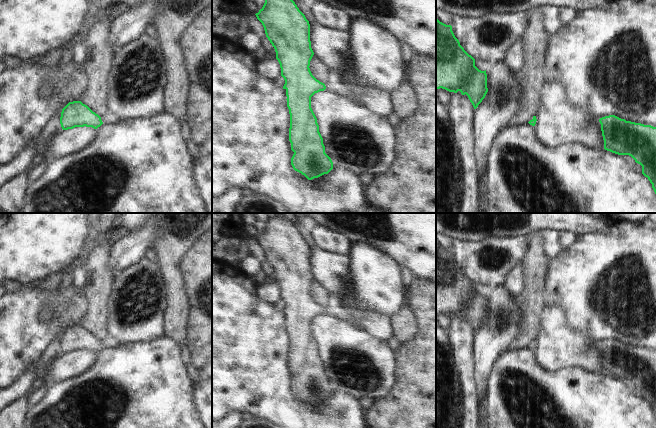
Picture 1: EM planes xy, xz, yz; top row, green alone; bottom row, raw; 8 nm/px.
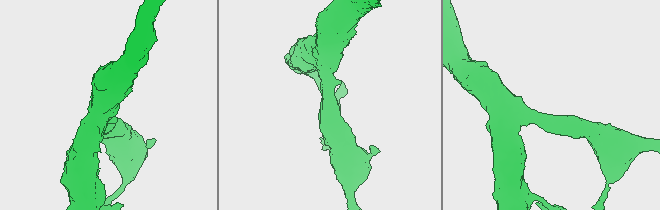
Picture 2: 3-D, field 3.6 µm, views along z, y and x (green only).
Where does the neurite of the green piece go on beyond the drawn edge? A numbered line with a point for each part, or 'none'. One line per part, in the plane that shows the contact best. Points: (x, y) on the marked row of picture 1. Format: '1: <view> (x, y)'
1: xy (109, 118)

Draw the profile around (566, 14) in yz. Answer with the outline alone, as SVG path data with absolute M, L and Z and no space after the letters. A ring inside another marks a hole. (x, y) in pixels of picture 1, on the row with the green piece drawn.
M569 7L559 8L559 16L563 26L570 24L577 15L578 13Z

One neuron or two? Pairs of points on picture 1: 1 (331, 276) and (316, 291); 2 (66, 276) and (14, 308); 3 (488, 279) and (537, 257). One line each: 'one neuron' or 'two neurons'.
1: two neurons
2: two neurons
3: two neurons

